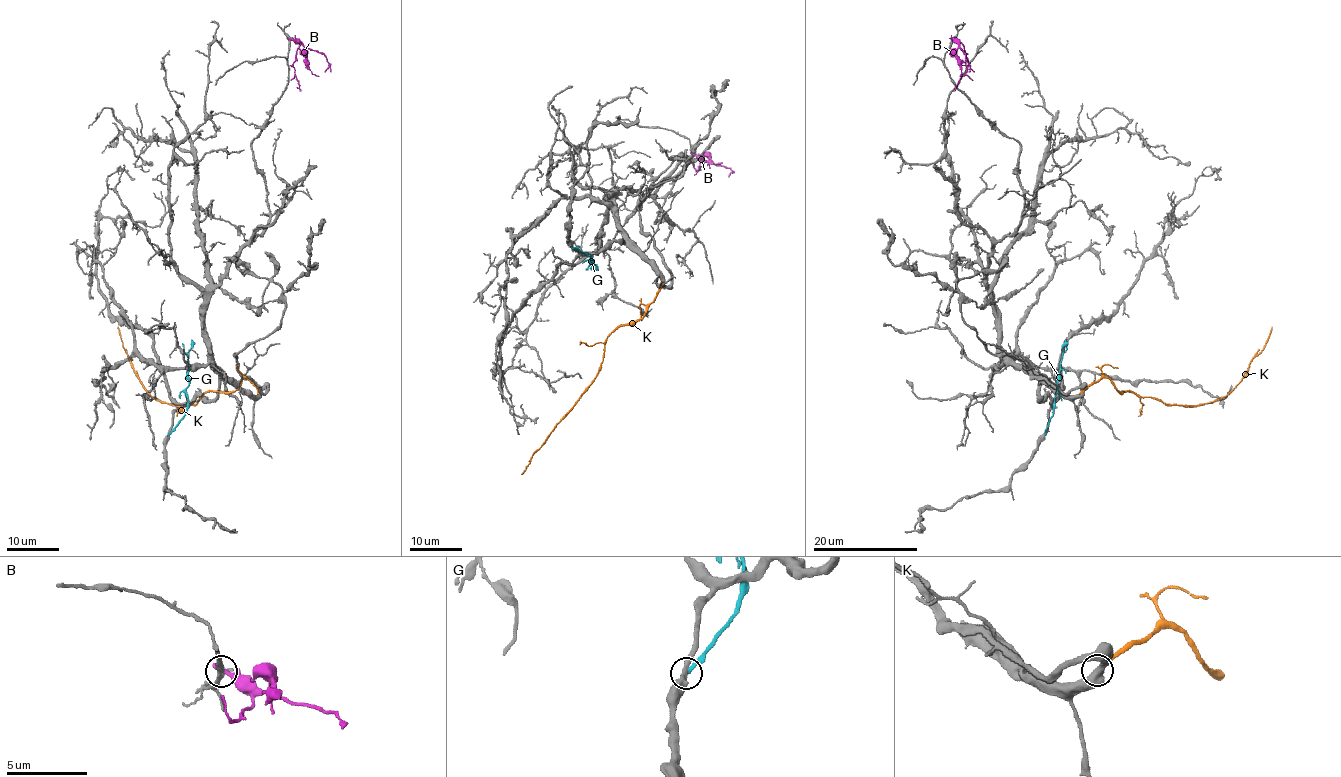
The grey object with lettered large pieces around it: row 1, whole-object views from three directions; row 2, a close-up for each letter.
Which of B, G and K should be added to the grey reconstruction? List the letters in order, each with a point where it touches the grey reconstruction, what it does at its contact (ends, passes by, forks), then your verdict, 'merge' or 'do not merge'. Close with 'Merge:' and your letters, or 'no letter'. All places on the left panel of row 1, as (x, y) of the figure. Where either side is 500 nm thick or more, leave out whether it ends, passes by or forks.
B: contact (289, 39); it ends; do not merge
G: contact (169, 434); it ends; do not merge
K: contact (258, 391); merge
Merge: K

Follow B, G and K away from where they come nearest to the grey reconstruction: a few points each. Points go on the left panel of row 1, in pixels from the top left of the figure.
B: (289, 39), (299, 43), (293, 64), (301, 90)
G: (169, 434), (187, 407), (191, 340)
K: (258, 391), (244, 378), (234, 391), (207, 391), (195, 404), (171, 405), (156, 400), (137, 377), (118, 327)

